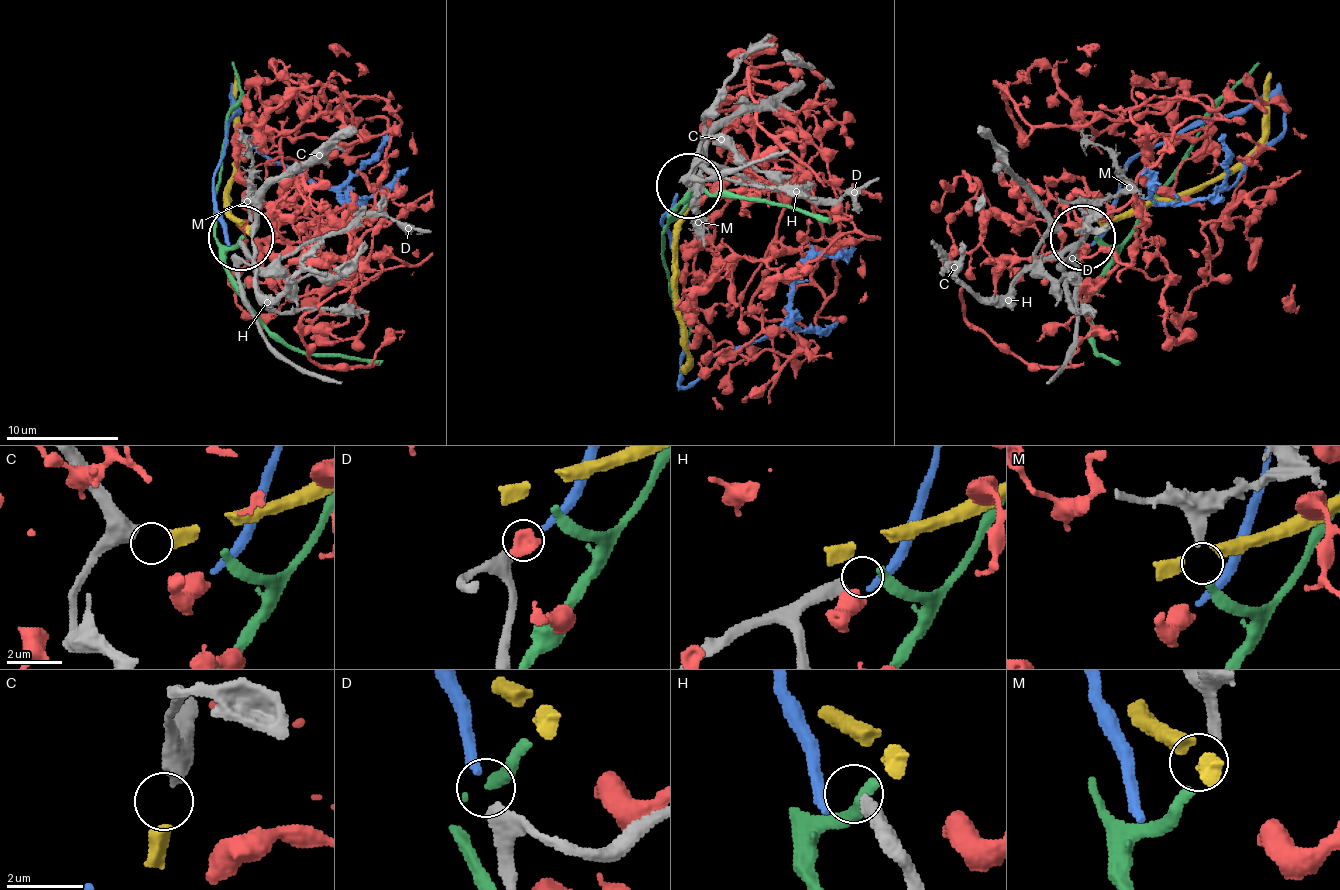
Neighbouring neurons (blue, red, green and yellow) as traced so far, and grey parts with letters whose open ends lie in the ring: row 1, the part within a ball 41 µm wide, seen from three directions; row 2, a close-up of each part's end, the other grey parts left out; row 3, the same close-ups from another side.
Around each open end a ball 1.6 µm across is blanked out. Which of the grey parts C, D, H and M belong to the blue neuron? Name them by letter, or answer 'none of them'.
D

